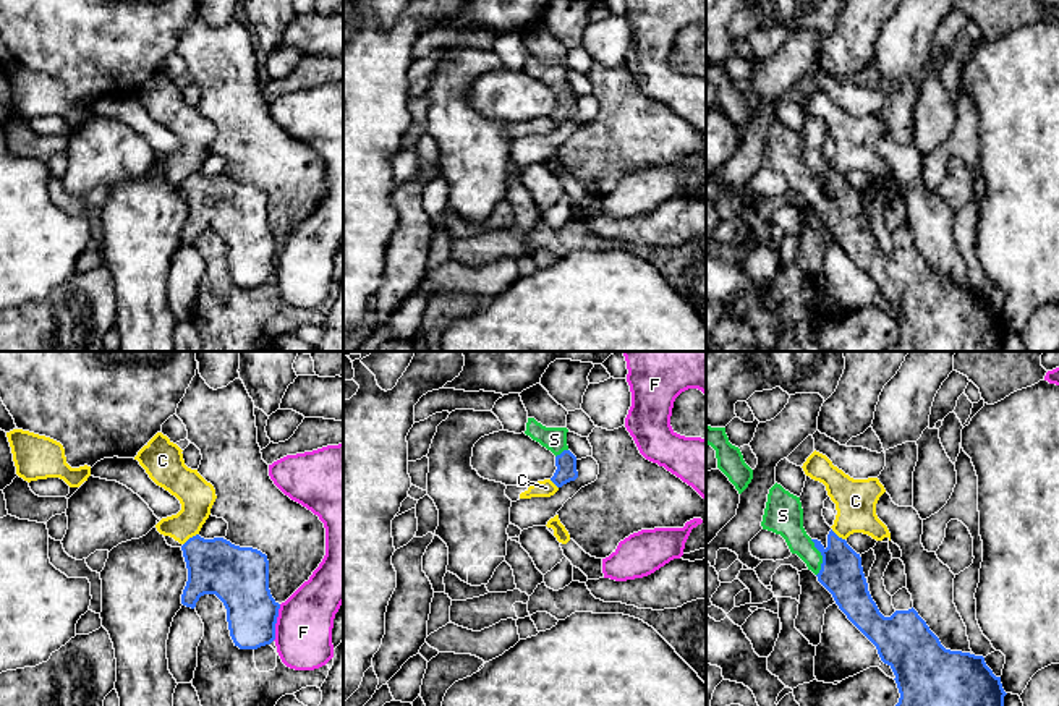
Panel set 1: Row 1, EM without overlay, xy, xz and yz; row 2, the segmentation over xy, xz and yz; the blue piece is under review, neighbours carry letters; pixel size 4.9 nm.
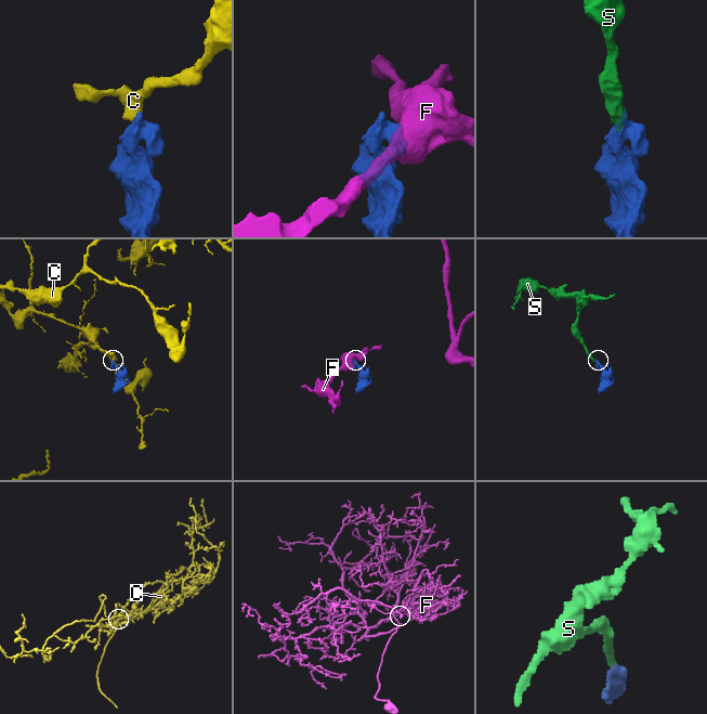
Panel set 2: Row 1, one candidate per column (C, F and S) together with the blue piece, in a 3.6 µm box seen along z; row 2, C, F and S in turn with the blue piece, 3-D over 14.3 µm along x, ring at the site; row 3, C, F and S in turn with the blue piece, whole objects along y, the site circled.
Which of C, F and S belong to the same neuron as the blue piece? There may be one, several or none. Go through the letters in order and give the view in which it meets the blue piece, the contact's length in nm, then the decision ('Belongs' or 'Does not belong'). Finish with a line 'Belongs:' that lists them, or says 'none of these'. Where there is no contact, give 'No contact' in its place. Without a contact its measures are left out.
C: Touches blue in xy. Shared border 100 nm. Does not belong
F: Touches blue in xy. Shared border 190 nm. Does not belong
S: Touches blue in yz. Shared border 190 nm. Belongs
Belongs: S

